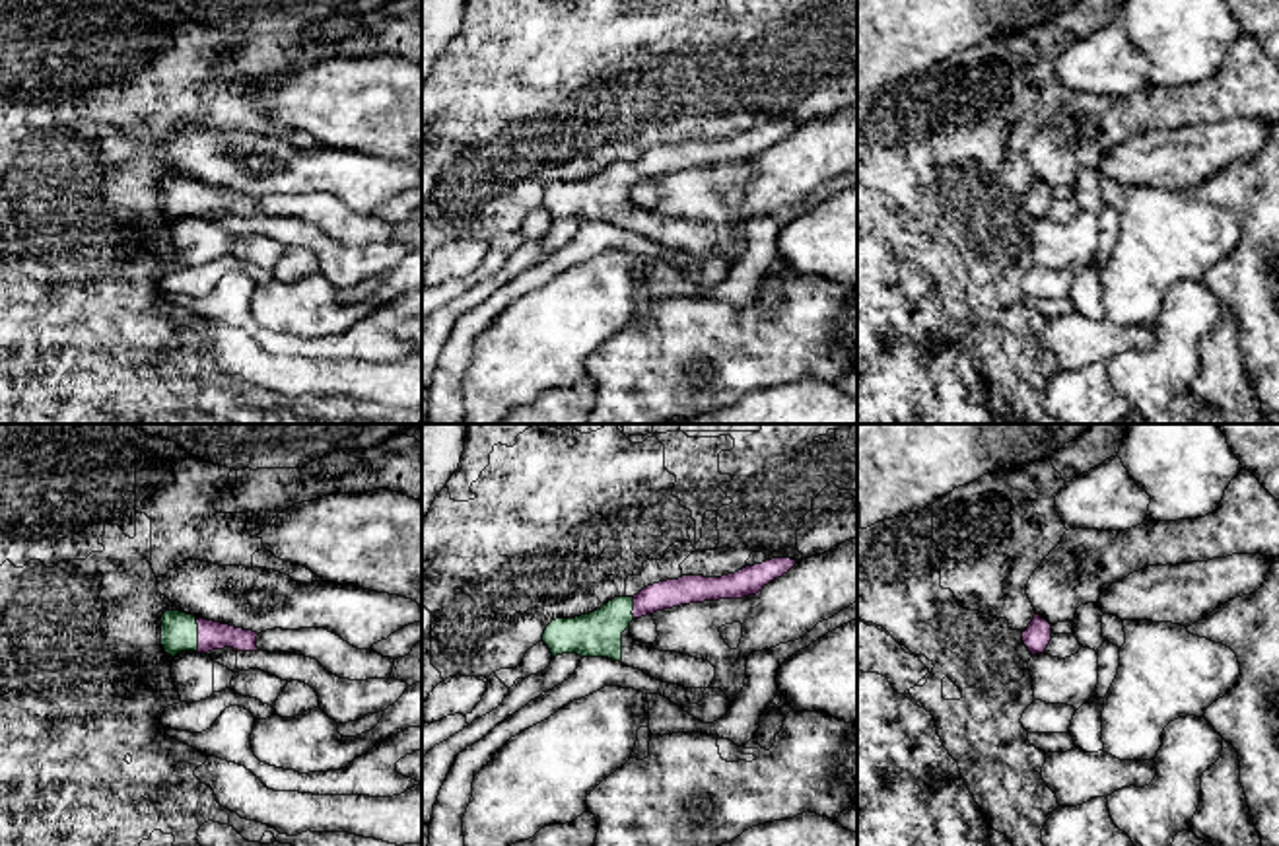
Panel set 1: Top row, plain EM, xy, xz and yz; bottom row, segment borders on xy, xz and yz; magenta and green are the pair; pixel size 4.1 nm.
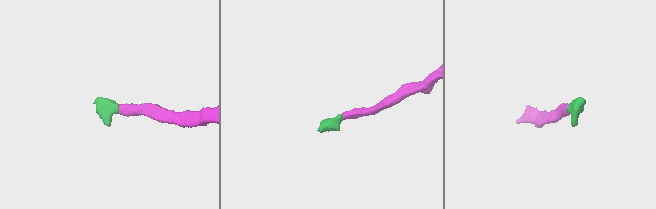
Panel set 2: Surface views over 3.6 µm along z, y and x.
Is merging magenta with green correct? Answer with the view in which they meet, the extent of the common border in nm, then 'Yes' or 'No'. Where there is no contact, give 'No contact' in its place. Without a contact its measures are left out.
Touches magenta in xy. Shared border 140 nm. Yes

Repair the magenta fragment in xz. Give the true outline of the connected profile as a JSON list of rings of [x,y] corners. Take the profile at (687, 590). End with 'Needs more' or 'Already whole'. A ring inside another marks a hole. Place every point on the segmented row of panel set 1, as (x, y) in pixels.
[[[772,558],[721,578],[682,576],[659,582],[634,597],[614,597],[589,615],[552,620],[542,642],[552,657],[562,653],[608,657],[669,685],[708,688],[715,679],[715,667],[709,661],[636,642],[630,622],[680,605],[756,595],[795,564],[797,560],[791,558]]]. Needs more

